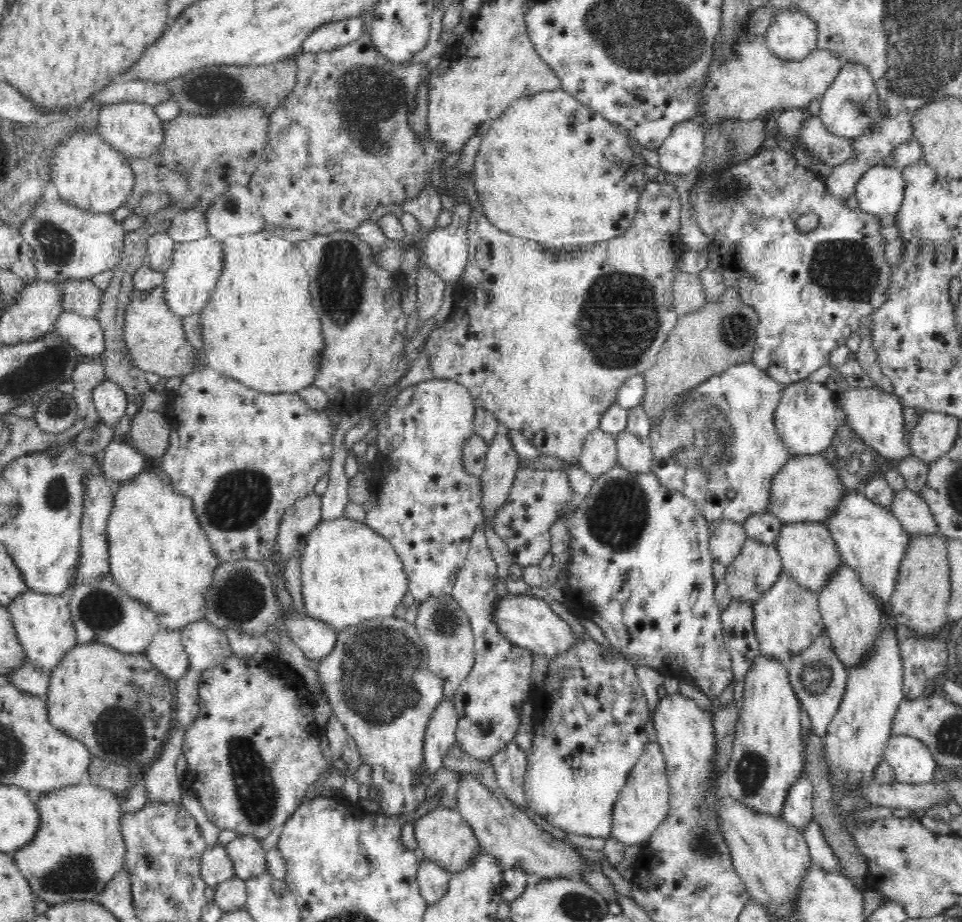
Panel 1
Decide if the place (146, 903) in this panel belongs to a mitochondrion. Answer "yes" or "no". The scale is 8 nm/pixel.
no

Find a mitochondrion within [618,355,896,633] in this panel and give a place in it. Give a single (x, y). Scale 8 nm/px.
(697, 436)

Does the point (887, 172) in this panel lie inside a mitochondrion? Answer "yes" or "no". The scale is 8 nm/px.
no

